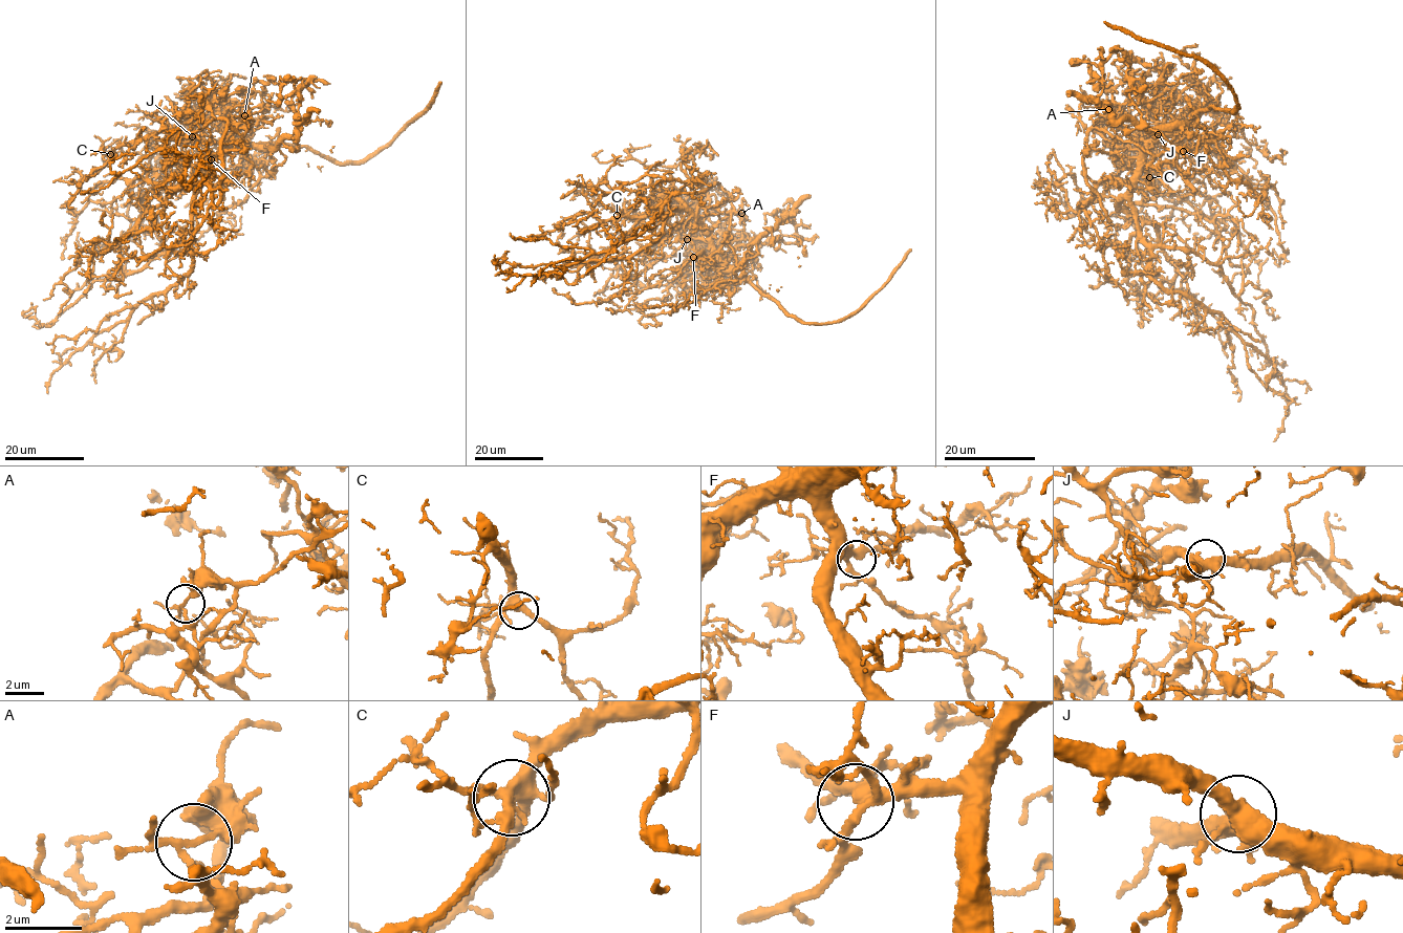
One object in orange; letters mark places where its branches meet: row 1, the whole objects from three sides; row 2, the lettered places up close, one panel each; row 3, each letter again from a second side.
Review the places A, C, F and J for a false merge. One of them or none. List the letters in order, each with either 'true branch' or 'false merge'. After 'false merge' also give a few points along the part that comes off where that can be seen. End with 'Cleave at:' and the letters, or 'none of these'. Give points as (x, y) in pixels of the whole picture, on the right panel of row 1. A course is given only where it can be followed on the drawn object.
A: false merge | (1107, 108), (1119, 107), (1100, 129), (1107, 111), (1153, 113), (1159, 89), (1199, 102), (1188, 78), (1204, 96)
C: true branch
F: true branch
J: true branch
Cleave at: A

